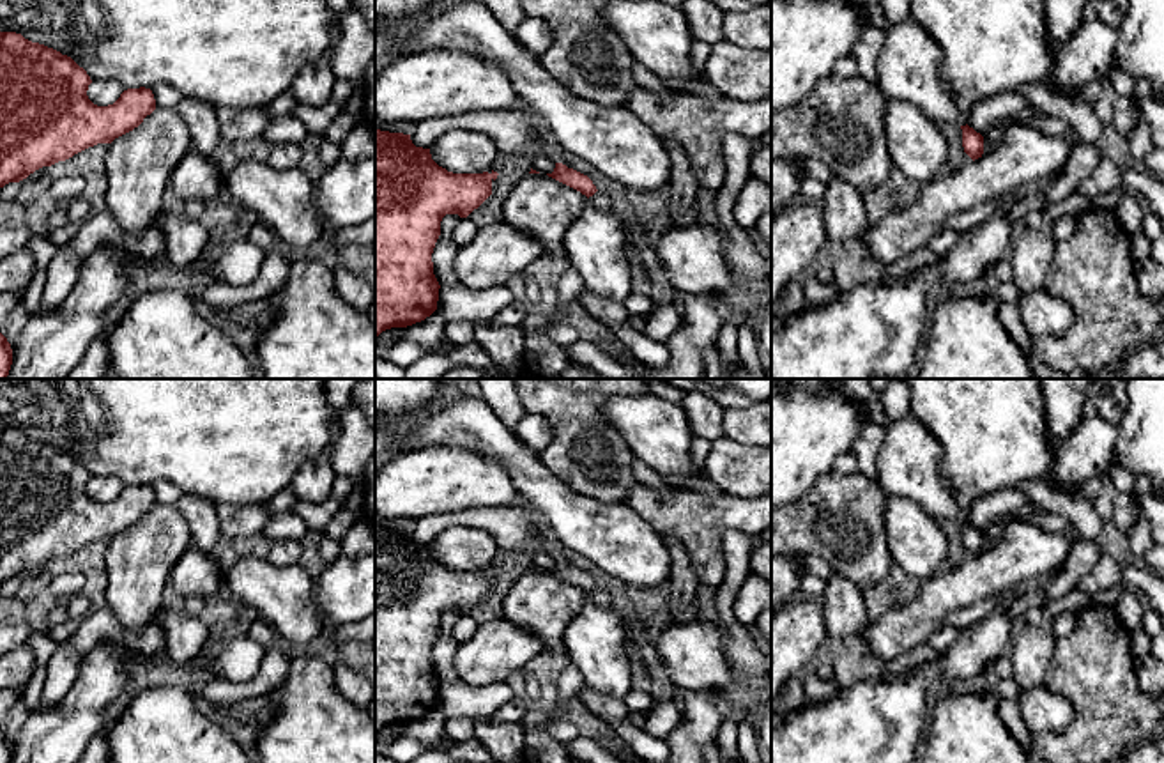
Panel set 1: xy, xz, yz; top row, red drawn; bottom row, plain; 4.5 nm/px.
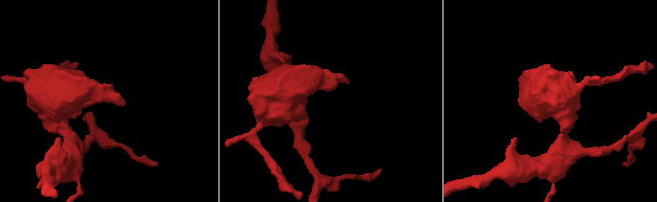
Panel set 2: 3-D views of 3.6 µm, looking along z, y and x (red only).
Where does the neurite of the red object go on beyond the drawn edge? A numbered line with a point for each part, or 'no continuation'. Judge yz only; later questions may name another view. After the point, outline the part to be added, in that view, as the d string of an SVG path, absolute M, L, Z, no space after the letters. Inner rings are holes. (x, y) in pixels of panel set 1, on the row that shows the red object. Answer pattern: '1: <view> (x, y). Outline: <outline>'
no continuation

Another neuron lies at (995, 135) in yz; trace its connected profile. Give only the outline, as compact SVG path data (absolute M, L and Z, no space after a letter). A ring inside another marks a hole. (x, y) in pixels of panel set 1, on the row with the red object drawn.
M1007 119L996 126L992 126L984 136L984 152L994 150L1005 136L1005 131L1014 124L1014 120Z

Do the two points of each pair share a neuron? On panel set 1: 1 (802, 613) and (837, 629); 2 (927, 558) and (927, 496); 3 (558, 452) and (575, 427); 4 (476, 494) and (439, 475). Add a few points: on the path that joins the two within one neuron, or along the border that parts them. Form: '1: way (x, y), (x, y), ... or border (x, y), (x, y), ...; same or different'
1: border (823, 606), (828, 639); different
2: border (888, 496), (903, 496), (918, 503), (936, 521); different
3: way (563, 447), (575, 432); same
4: way (467, 485), (460, 478), (448, 478); same

